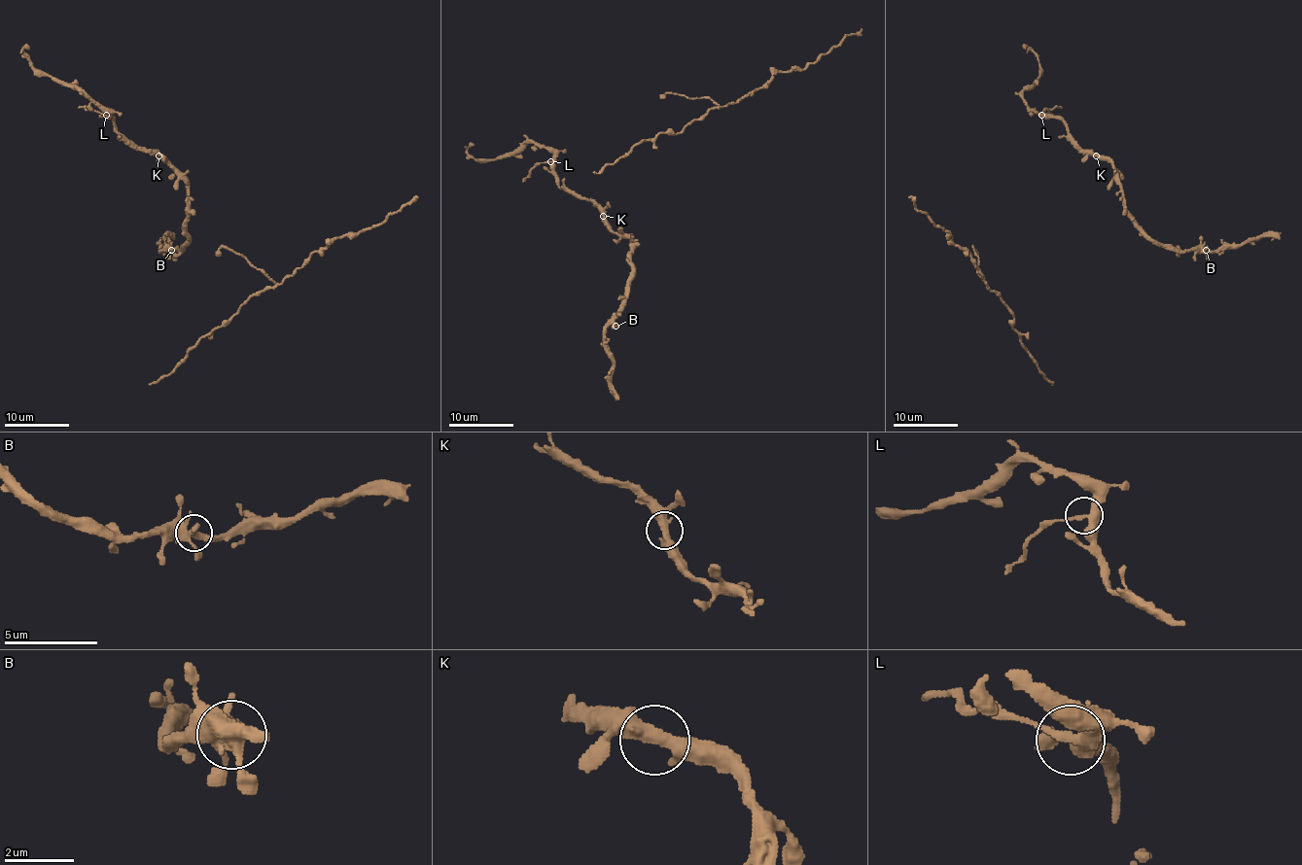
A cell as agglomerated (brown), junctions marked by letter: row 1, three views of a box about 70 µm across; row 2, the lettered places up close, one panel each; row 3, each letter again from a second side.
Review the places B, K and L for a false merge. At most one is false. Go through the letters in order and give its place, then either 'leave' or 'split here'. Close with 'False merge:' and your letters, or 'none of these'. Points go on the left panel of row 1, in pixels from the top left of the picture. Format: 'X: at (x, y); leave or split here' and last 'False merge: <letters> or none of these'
B: at (171, 250); leave
K: at (158, 155); leave
L: at (106, 115); split here
False merge: L

